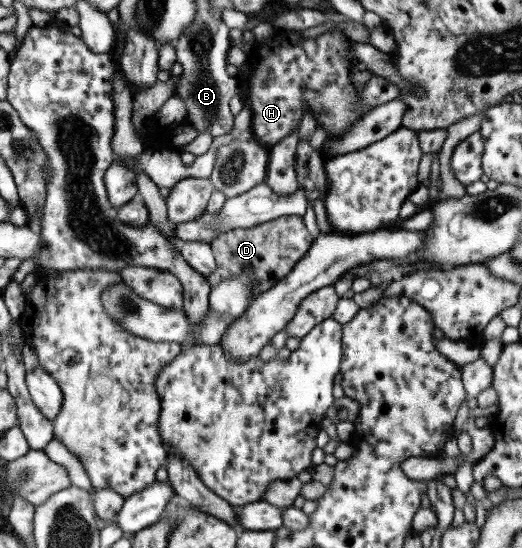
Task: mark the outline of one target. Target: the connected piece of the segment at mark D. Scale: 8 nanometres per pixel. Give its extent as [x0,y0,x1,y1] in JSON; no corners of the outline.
[207,215,313,296]

